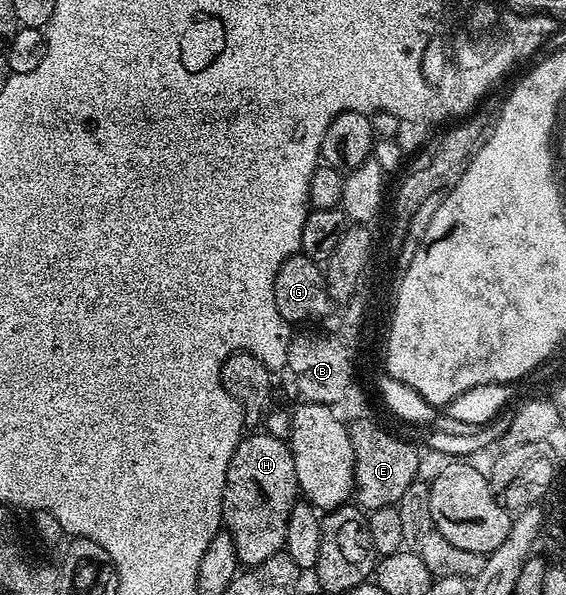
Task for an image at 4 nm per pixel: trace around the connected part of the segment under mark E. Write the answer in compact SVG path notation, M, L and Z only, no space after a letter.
M373 417L356 419L348 426L354 453L354 494L357 505L366 512L385 506L397 506L408 486L420 478L417 448L381 430L374 421Z

